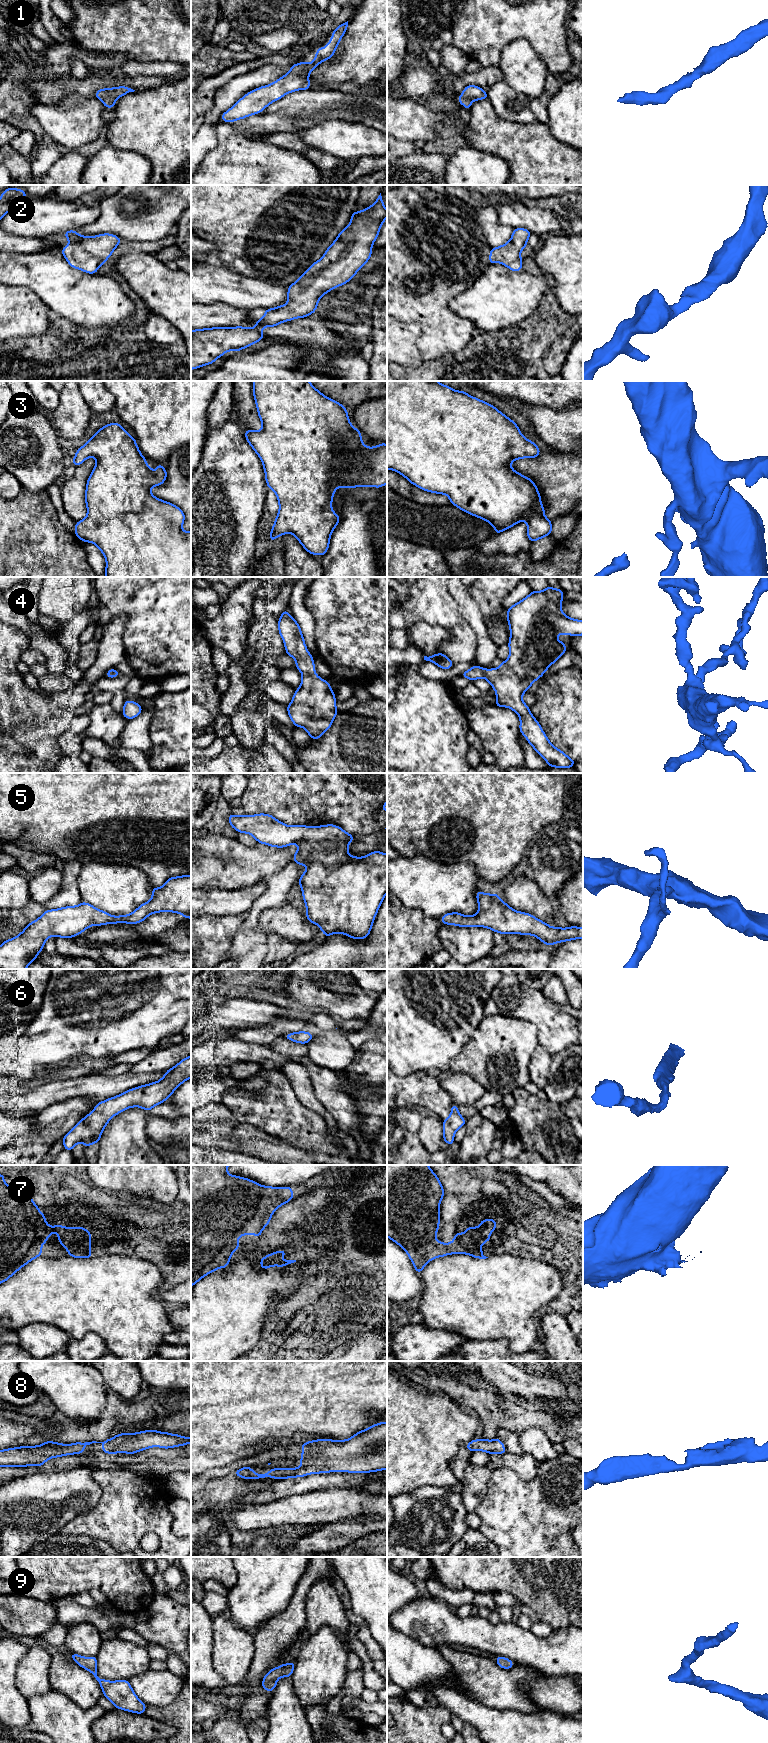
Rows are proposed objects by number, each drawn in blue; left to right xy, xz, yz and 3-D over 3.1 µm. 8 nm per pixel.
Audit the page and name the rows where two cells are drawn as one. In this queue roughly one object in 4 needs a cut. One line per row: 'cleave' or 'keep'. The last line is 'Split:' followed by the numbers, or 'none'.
1: keep
2: keep
3: keep
4: keep
5: keep
6: keep
7: cleave
8: keep
9: keep
Split: 7

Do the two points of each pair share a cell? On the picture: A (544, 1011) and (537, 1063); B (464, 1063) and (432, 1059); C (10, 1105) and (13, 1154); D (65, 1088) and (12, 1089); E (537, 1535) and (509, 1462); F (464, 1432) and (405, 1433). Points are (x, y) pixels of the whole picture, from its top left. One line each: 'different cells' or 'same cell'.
A: different cells
B: different cells
C: different cells
D: different cells
E: different cells
F: same cell

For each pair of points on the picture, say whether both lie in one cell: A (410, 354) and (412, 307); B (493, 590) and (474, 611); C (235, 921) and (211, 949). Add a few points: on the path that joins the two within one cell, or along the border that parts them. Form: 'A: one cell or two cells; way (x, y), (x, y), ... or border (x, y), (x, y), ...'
A: two cells; border (397, 319), (415, 322), (418, 325), (417, 346)
B: two cells; border (469, 591), (478, 604), (488, 627)
C: one cell; way (228, 928), (214, 942)

